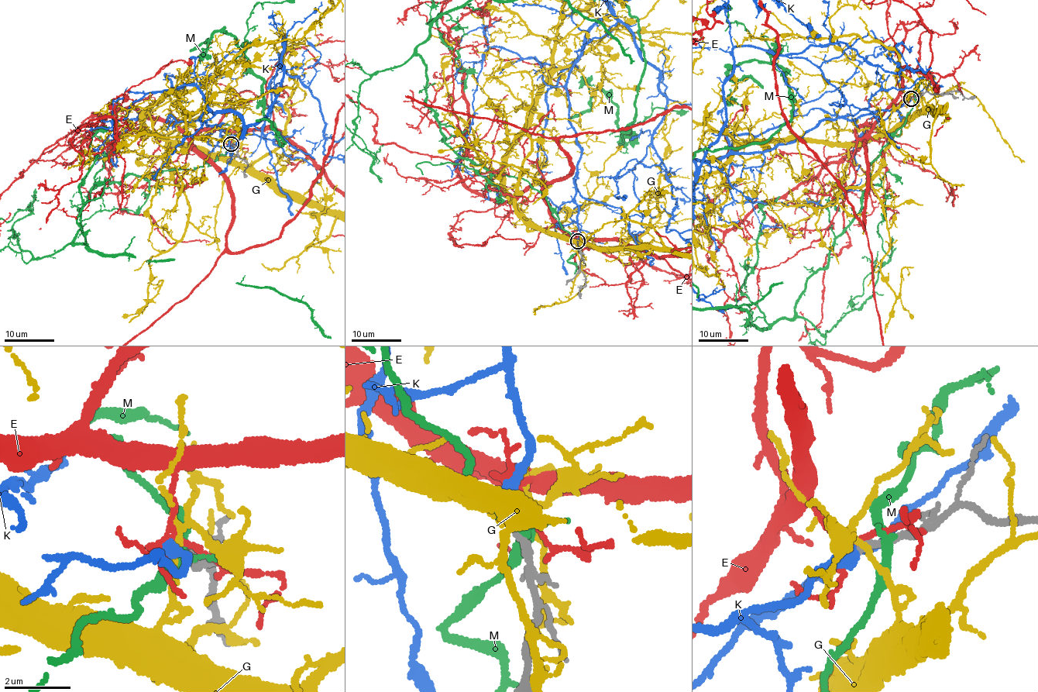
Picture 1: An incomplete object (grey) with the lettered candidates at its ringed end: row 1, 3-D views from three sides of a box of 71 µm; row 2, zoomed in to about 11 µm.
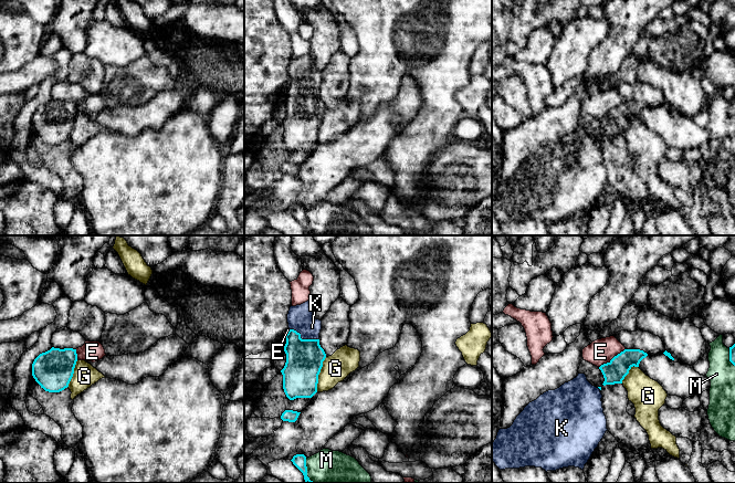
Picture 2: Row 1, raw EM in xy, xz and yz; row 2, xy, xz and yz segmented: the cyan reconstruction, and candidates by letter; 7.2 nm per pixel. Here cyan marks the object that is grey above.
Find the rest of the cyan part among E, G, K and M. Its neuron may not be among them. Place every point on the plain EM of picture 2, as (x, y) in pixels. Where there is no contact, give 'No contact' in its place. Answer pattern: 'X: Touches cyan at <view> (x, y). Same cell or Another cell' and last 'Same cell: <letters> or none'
E: Touches cyan at yz (612, 111). Another cell
G: Touches cyan at xz (318, 126). Another cell
K: Touches cyan at xz (303, 92). Same cell
M: Touches cyan at xz (306, 223). Another cell
Same cell: K

